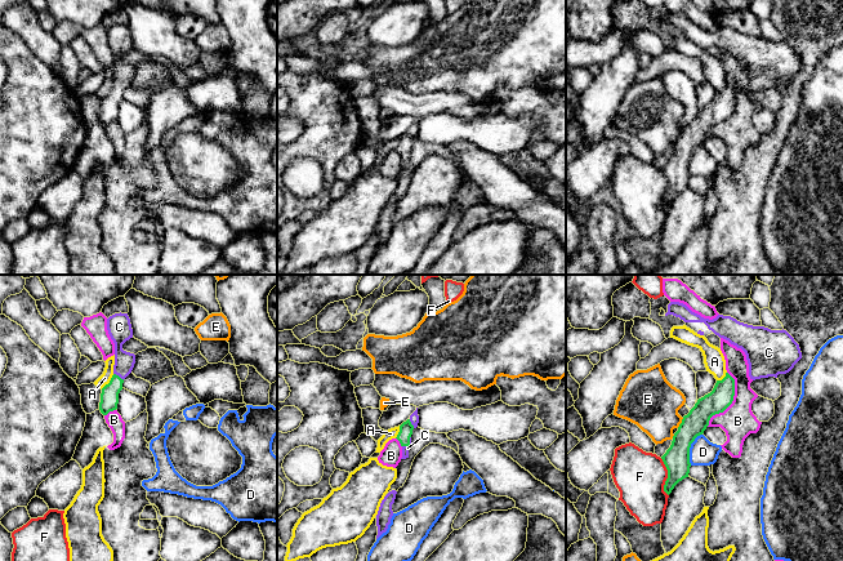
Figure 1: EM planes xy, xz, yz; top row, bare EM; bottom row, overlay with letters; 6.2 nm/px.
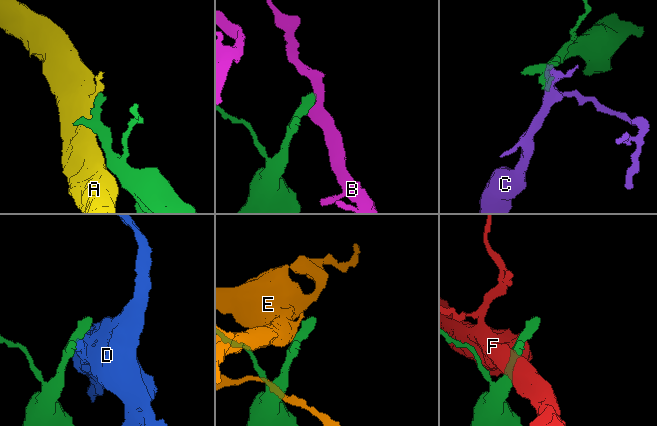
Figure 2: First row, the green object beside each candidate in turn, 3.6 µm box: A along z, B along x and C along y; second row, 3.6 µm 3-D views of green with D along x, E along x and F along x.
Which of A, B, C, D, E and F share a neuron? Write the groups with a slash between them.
A / B / C / D / E / F

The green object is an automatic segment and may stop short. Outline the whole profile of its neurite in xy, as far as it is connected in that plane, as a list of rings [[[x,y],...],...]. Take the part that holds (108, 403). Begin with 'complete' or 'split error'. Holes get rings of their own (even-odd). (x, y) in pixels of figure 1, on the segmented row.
split error; [[[115,313],[107,319],[107,330],[115,343],[113,375],[102,388],[99,410],[103,415],[117,409],[119,393],[124,379],[131,373],[135,355],[122,349],[122,344],[133,338],[133,329],[128,313]]]

